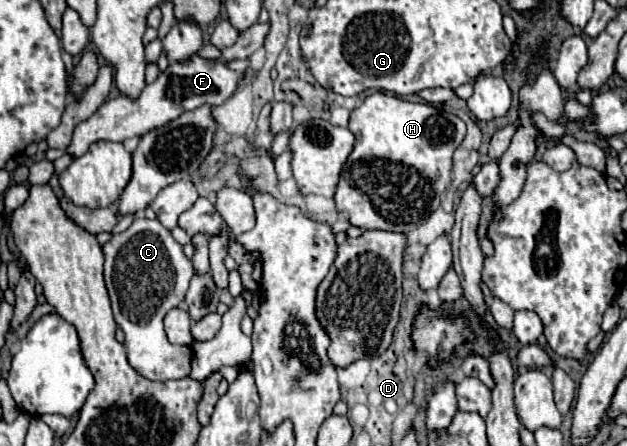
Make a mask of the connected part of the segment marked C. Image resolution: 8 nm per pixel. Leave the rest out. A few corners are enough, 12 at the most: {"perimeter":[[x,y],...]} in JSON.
{"perimeter":[[157,219],[103,245],[129,365],[151,381],[191,373],[163,317],[193,265]]}

